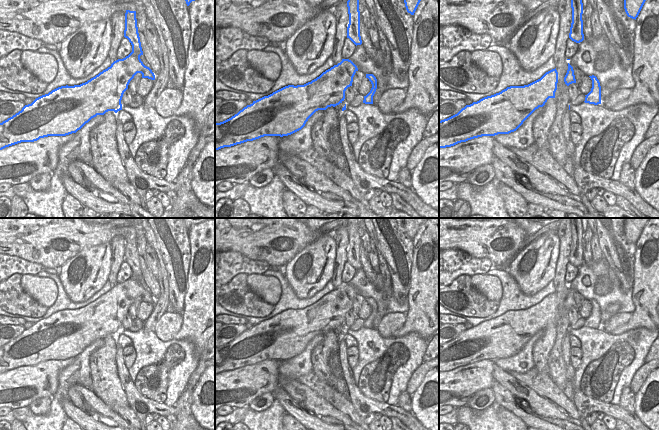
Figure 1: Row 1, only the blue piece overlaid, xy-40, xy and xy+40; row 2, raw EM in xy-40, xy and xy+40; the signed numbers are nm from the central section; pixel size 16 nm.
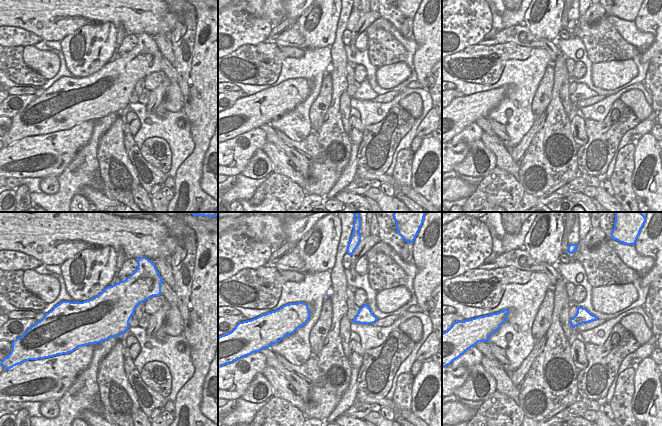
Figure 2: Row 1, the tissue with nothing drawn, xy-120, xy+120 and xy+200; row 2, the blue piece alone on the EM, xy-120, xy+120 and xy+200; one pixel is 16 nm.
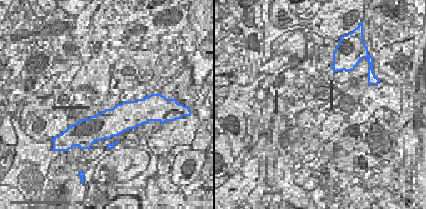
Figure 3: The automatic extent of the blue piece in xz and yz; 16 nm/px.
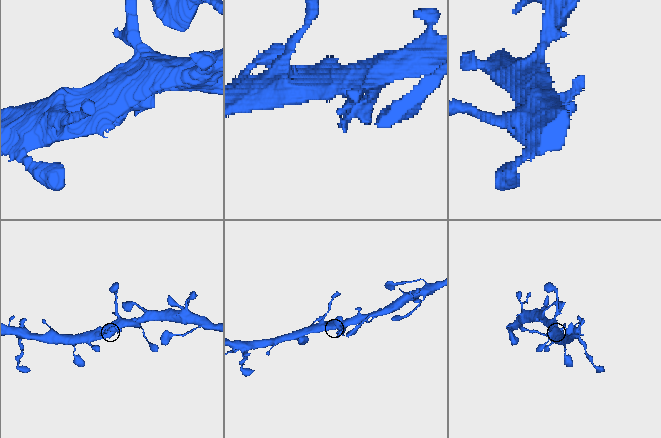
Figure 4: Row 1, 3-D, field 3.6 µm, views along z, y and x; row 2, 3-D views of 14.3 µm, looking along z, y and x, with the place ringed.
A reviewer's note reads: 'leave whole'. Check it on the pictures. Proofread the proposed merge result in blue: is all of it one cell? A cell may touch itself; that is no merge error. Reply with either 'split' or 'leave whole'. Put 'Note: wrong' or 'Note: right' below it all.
leave whole
Note: right

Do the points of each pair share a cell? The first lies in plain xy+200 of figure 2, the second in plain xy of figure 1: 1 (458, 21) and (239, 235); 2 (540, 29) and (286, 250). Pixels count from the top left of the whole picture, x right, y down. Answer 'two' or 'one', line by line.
1: two
2: two

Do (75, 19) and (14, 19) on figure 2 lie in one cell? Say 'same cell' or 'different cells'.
same cell

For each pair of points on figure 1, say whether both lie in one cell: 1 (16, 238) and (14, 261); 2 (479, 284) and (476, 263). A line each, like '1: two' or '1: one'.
1: two
2: two

